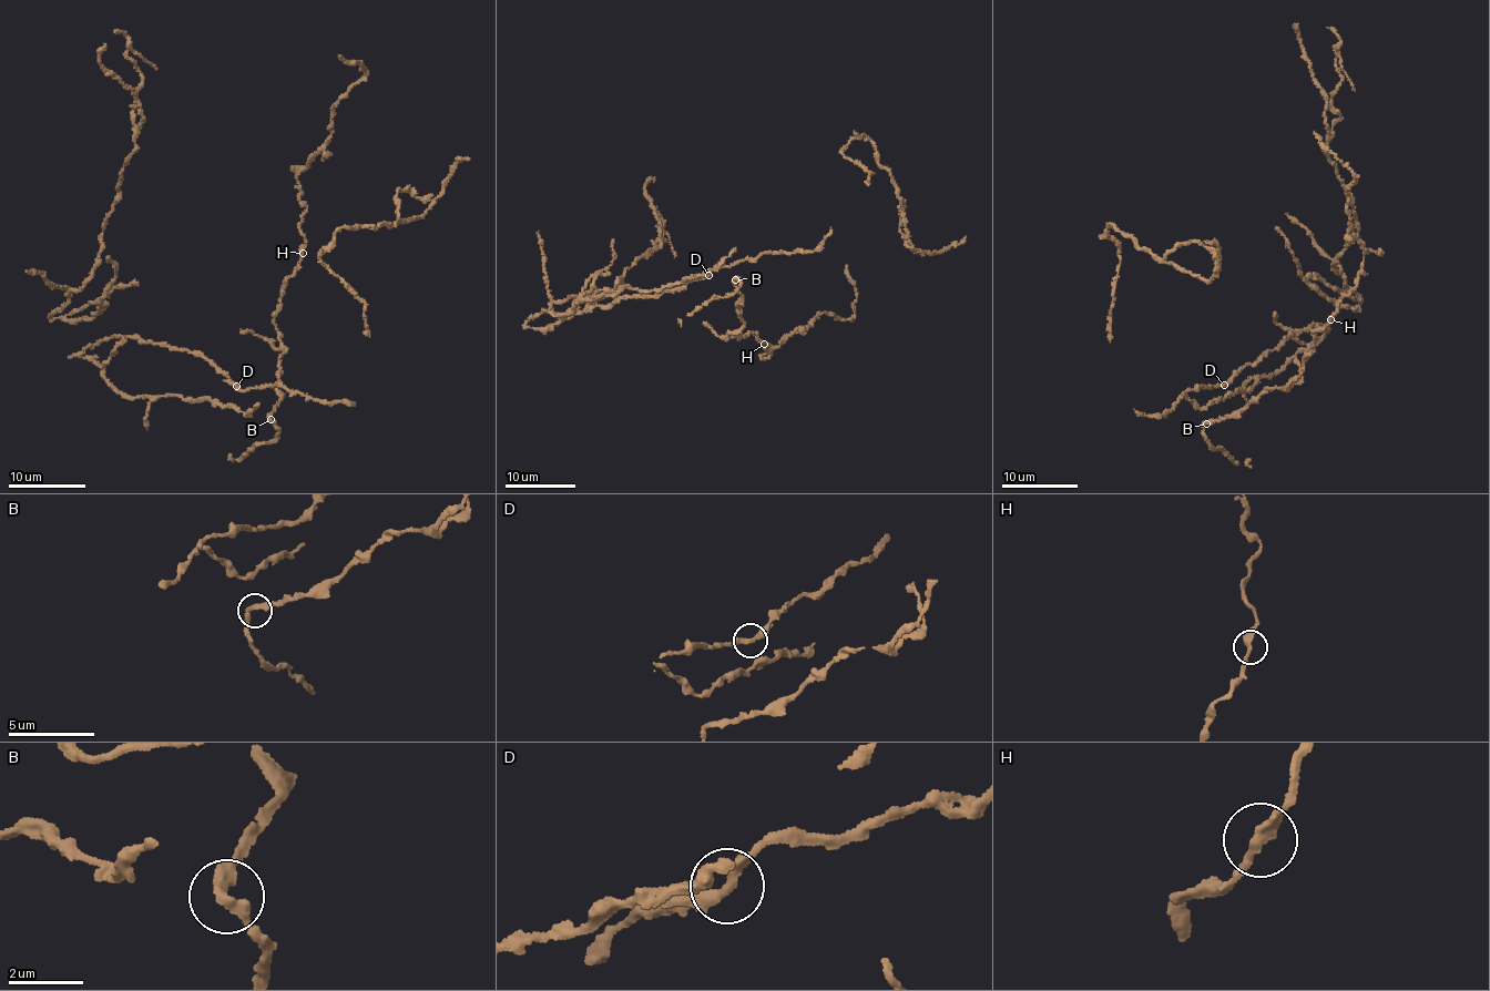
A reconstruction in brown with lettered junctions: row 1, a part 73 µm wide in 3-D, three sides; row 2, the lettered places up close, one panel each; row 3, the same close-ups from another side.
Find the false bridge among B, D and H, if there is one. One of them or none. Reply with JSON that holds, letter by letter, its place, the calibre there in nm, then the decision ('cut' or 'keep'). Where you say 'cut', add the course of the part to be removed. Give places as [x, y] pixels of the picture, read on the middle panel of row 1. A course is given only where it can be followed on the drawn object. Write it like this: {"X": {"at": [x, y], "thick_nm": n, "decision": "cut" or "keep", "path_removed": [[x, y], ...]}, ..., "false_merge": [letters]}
{"B": {"at": [735, 279], "thick_nm": 280, "decision": "keep"}, "D": {"at": [708, 275], "thick_nm": 280, "decision": "keep"}, "H": {"at": [764, 344], "thick_nm": 280, "decision": "keep"}, "false_merge": []}

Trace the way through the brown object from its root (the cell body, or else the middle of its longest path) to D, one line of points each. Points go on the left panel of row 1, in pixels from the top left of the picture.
D: (110, 338), (136, 337), (146, 343), (200, 353), (228, 374), (237, 386)

